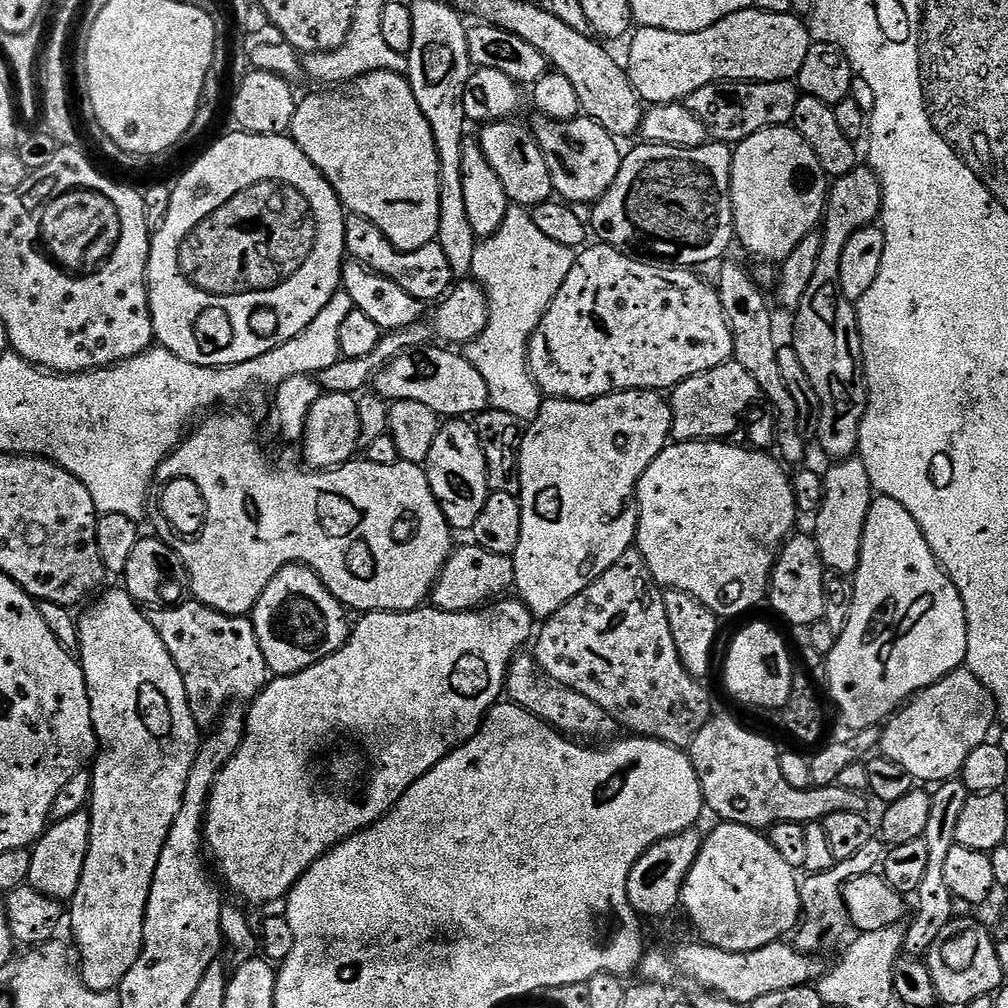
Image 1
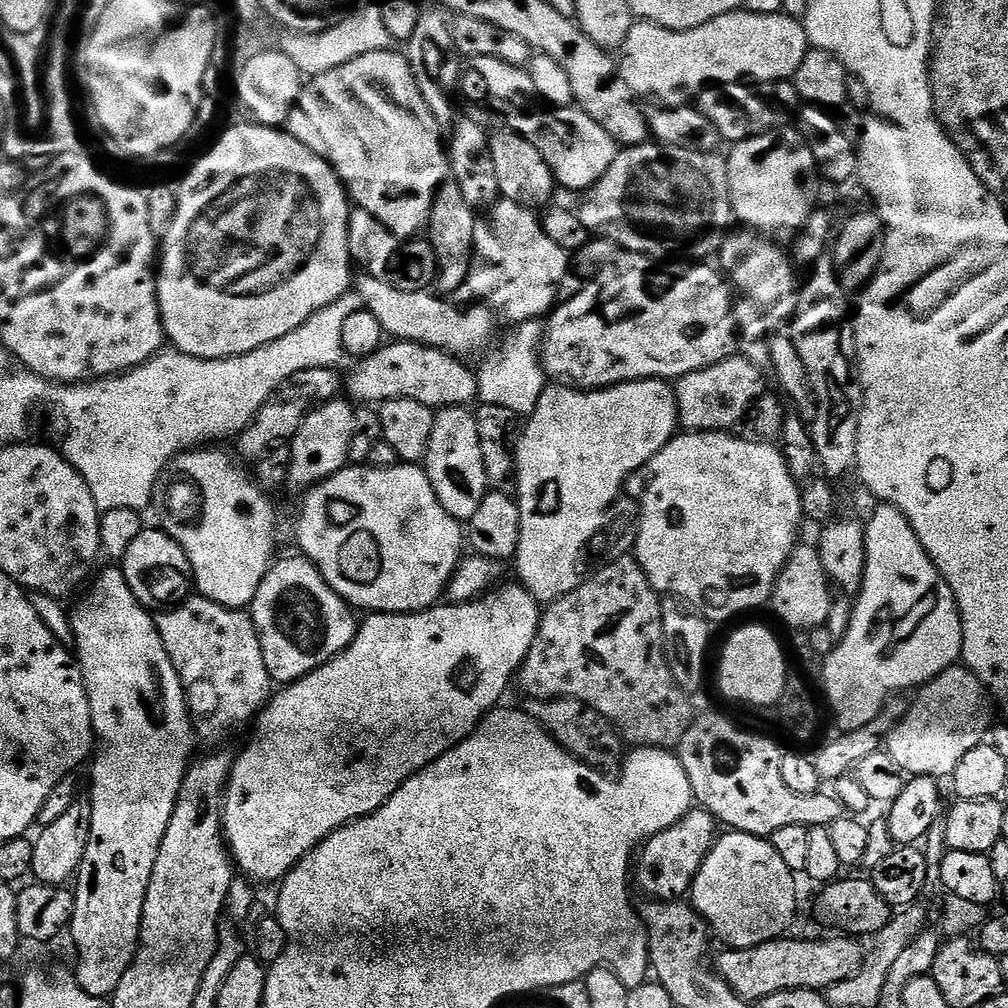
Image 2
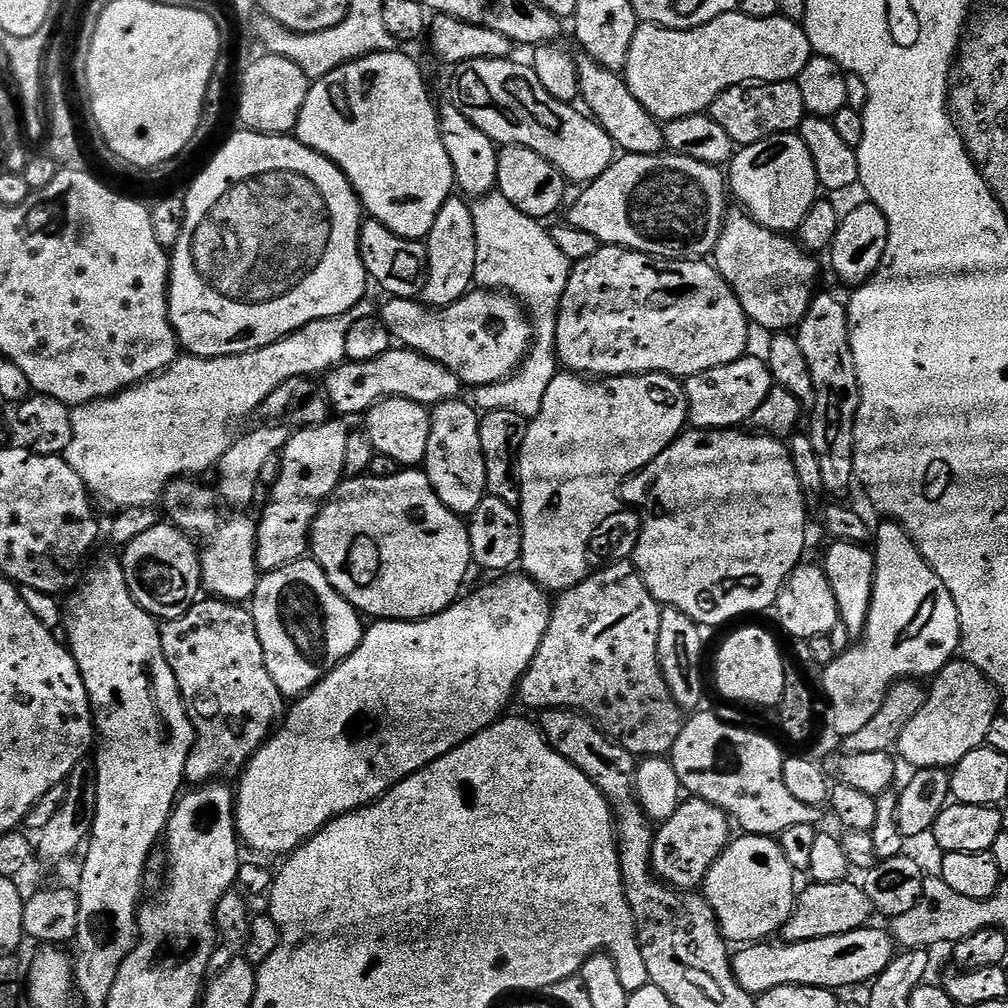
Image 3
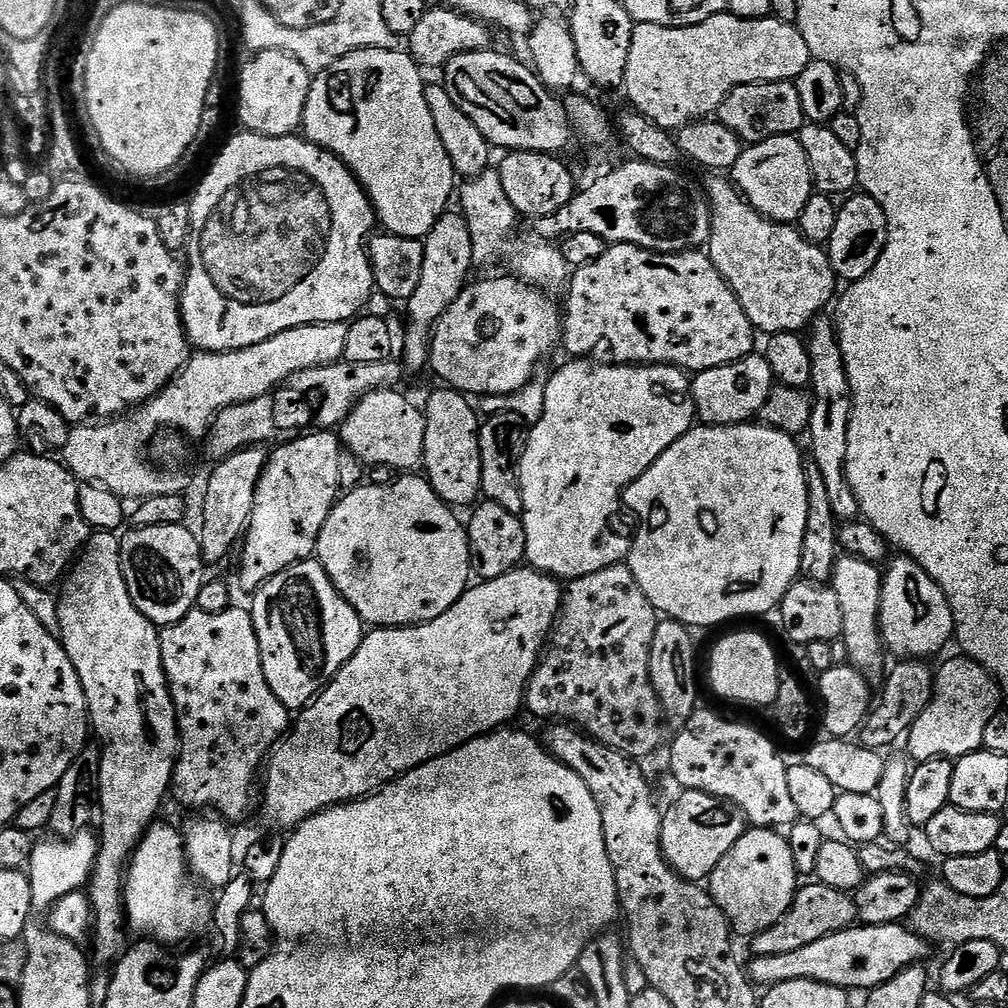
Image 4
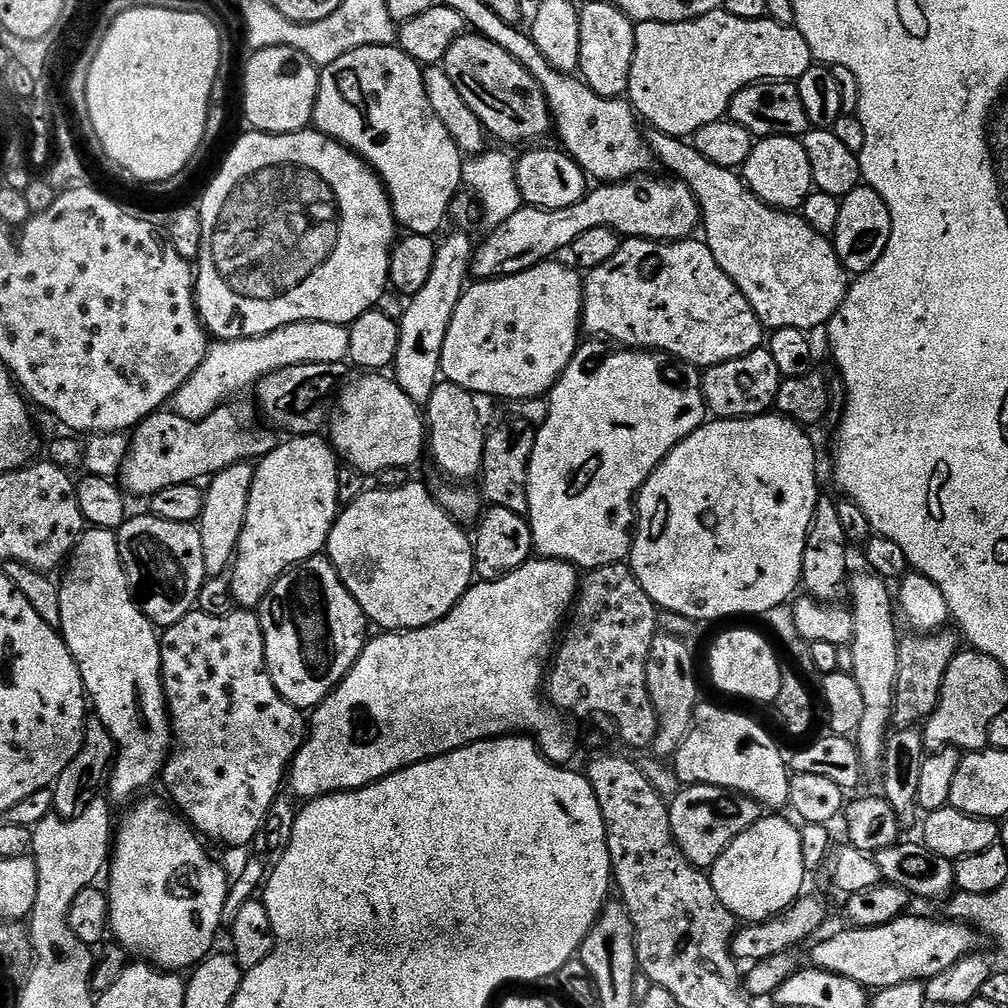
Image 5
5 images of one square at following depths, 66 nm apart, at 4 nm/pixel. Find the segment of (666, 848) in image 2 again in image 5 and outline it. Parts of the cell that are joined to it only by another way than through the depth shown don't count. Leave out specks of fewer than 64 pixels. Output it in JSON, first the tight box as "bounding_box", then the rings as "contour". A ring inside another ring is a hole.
{"bounding_box":[668,784,746,870],"contour":[[[689,784],[680,790],[681,792],[668,804],[672,837],[684,857],[695,868],[710,870],[716,865],[716,859],[721,856],[728,844],[734,842],[734,838],[738,838],[738,834],[745,830],[746,796],[717,785]]]}

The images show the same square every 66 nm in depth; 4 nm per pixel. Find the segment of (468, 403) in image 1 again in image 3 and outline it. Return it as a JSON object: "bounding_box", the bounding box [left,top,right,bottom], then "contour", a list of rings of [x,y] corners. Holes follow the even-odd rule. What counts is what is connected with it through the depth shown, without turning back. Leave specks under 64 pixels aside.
{"bounding_box":[326,346,461,418],"contour":[[[393,346],[379,358],[370,358],[370,362],[348,360],[337,364],[326,376],[327,402],[337,417],[349,418],[366,414],[375,404],[390,398],[413,400],[425,406],[435,406],[447,400],[457,399],[461,395],[460,379],[446,366],[436,360],[413,352],[411,348]]]}

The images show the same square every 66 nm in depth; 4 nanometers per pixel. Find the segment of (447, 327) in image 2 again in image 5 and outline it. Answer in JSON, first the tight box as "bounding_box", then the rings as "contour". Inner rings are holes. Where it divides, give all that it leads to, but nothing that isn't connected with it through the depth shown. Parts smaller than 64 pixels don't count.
{"bounding_box":[440,258,582,402],"contour":[[[556,258],[541,260],[525,272],[500,276],[496,280],[482,280],[473,283],[473,288],[472,285],[465,287],[464,297],[454,310],[454,318],[446,330],[446,340],[442,342],[440,371],[447,383],[462,386],[480,398],[497,396],[500,400],[523,402],[547,397],[574,358],[582,340],[582,276],[575,267],[567,268],[558,261]]]}

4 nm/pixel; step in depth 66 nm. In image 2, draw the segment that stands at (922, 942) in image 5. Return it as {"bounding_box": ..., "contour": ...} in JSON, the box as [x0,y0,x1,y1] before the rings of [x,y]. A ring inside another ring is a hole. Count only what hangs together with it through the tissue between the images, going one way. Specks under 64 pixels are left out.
{"bounding_box":[714,934,866,1002],"contour":[[[836,934],[833,940],[788,940],[781,938],[753,948],[728,948],[714,960],[715,971],[743,1000],[755,1002],[782,990],[826,990],[848,980],[864,965],[866,948],[859,939]]]}

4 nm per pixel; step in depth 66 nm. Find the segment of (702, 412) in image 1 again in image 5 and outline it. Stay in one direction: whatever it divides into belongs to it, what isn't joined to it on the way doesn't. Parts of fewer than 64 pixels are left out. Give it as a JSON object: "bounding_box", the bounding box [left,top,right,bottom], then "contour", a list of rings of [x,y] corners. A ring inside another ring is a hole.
{"bounding_box":[703,347,781,420],"contour":[[[767,347],[755,348],[742,358],[715,364],[703,373],[704,407],[713,417],[721,420],[746,420],[750,416],[763,416],[776,403],[781,379],[778,366]]]}

